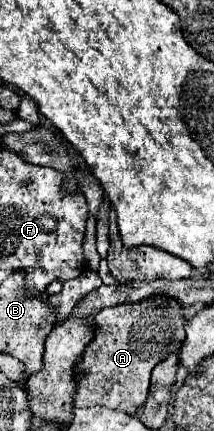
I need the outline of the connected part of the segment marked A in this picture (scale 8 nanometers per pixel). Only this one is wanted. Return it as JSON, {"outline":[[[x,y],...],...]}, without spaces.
{"outline":[[[152,295],[142,303],[122,303],[106,307],[88,317],[96,331],[94,341],[88,345],[78,371],[78,389],[74,407],[108,407],[134,415],[148,397],[148,383],[152,369],[170,353],[178,353],[182,345],[186,317],[182,303],[166,295]]]}

